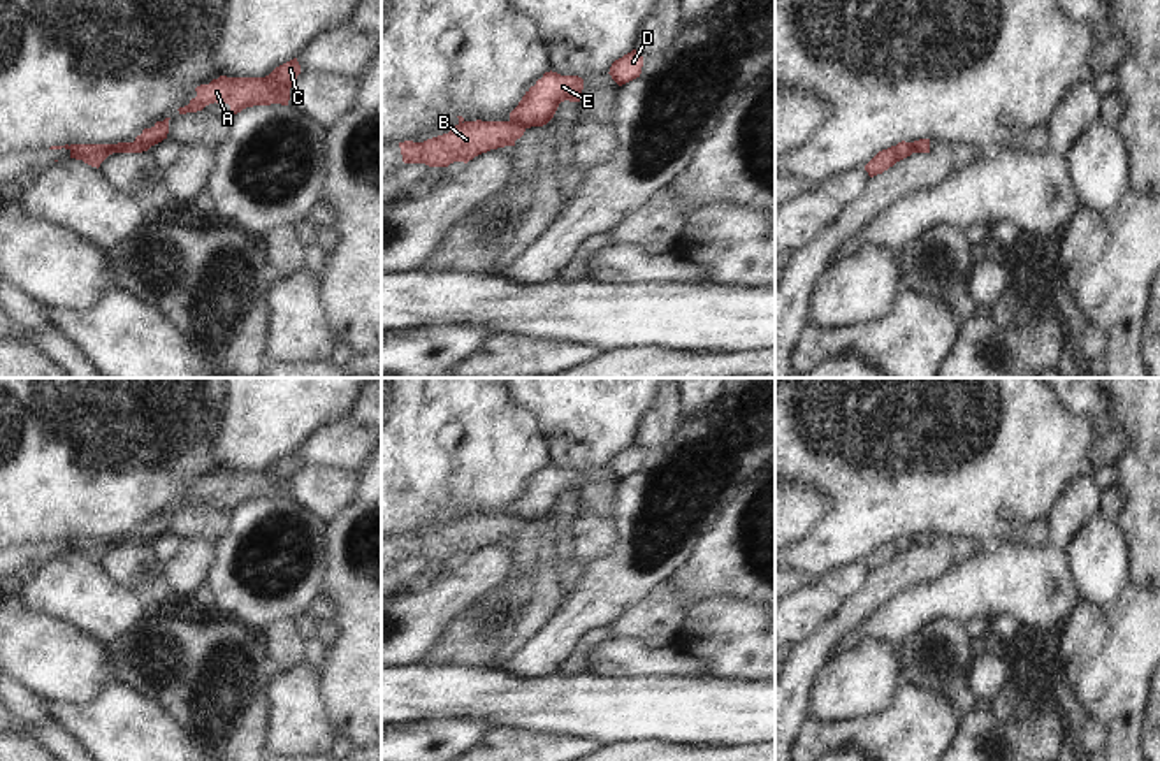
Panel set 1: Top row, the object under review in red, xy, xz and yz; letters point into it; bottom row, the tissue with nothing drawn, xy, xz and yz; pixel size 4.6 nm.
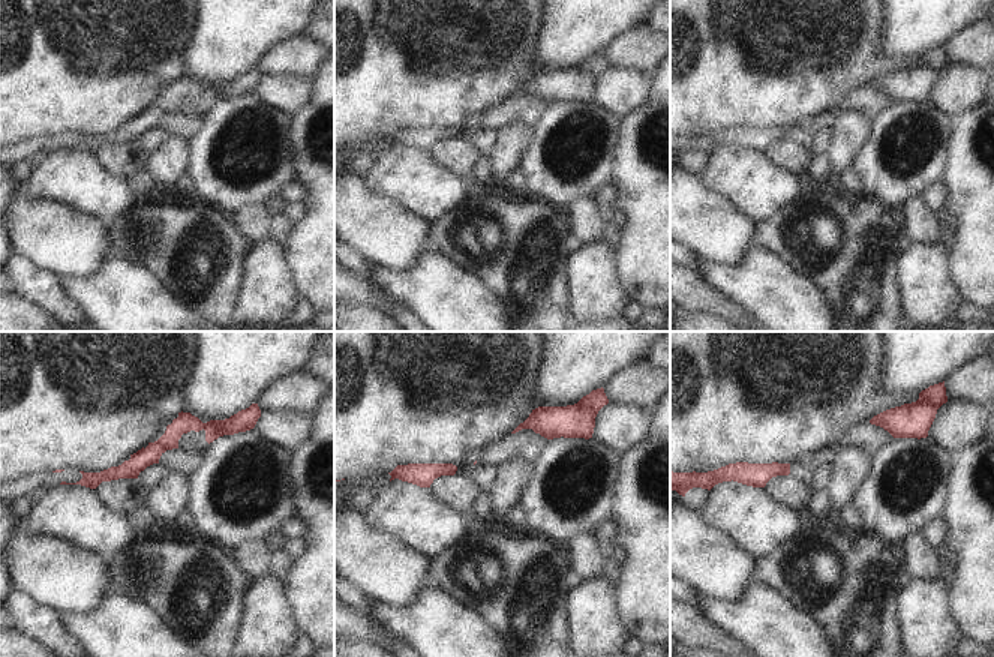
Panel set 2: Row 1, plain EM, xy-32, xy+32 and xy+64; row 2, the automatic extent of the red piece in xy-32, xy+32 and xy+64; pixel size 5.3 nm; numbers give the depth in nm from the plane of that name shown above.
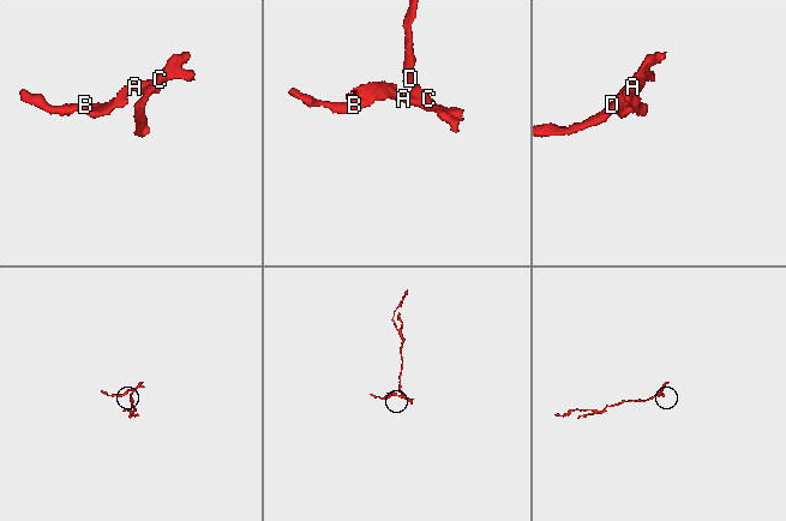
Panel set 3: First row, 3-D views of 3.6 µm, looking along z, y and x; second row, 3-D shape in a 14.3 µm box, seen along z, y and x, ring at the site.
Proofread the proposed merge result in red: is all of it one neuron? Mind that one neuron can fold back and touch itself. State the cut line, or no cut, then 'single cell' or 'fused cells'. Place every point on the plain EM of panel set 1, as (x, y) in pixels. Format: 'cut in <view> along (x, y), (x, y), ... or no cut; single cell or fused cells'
cut in xz along (510, 514), (517, 514), (526, 521); fused cells

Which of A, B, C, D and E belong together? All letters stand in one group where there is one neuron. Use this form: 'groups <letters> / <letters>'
groups A C D E / B

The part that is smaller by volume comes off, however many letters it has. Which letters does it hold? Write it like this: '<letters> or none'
B.

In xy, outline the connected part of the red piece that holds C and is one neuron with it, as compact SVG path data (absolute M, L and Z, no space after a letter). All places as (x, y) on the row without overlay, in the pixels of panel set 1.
M297 452L276 460L265 471L227 471L220 469L209 478L195 482L197 490L179 501L179 508L202 504L209 497L228 497L230 508L246 501L281 497L288 499L292 476L301 467Z

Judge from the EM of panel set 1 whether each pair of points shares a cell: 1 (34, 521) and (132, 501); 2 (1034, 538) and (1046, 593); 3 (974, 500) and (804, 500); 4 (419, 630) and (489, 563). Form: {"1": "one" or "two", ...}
{"1": "one", "2": "two", "3": "two", "4": "one"}

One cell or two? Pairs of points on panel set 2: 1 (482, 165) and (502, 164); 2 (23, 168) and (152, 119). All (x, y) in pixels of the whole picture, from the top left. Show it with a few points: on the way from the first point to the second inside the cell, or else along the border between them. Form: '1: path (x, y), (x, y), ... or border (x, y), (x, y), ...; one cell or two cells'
1: border (486, 156), (494, 174); two cells
2: border (27, 158), (15, 164); two cells

